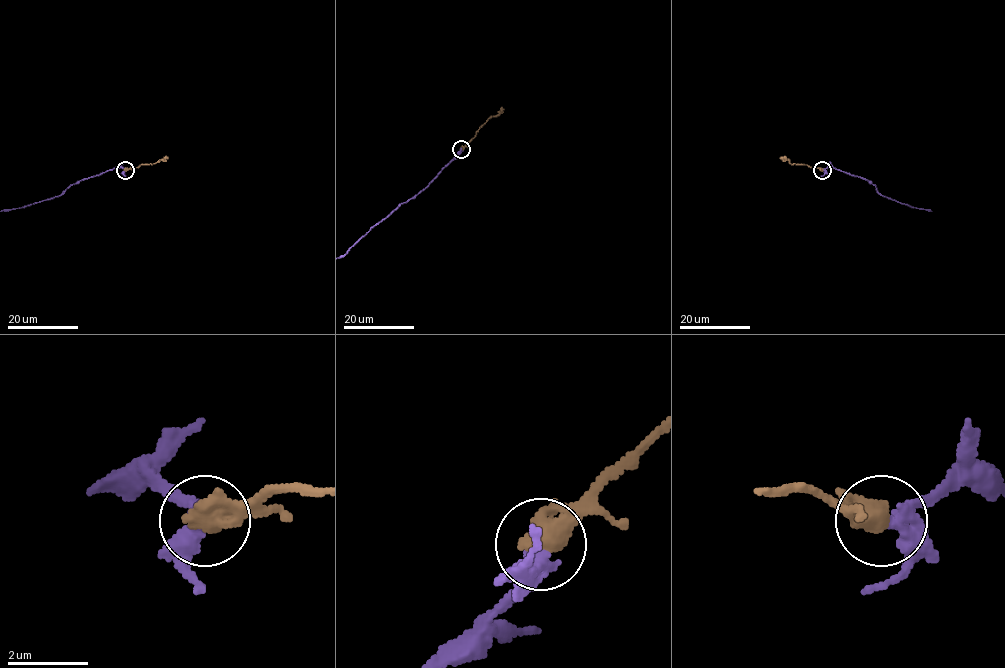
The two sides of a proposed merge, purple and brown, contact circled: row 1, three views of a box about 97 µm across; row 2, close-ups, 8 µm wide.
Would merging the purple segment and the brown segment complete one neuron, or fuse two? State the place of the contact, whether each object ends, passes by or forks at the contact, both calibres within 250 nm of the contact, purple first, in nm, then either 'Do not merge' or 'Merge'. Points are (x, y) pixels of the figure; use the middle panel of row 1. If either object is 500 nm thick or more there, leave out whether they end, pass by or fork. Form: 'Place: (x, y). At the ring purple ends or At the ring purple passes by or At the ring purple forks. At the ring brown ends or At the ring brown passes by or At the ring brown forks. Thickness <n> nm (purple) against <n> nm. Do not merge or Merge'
Place: (461, 149). Thickness 320 nm (purple) against 600 nm. Merge

